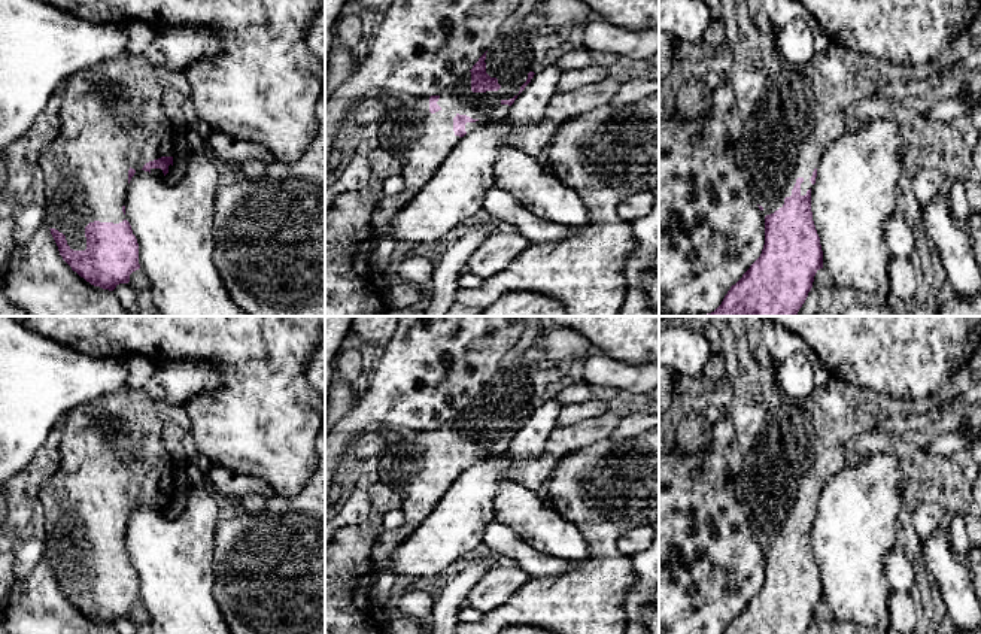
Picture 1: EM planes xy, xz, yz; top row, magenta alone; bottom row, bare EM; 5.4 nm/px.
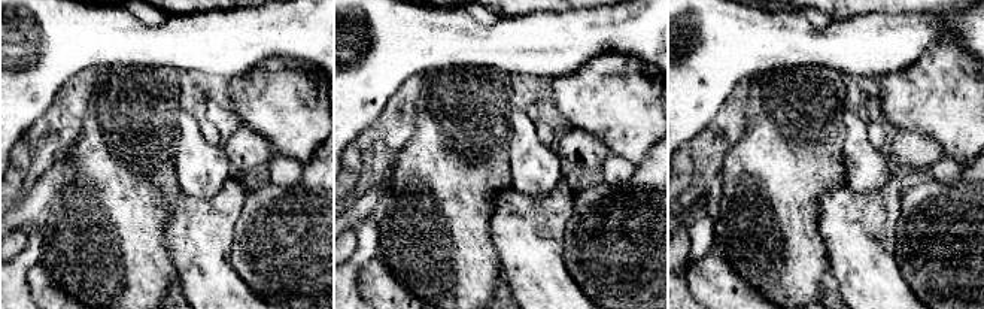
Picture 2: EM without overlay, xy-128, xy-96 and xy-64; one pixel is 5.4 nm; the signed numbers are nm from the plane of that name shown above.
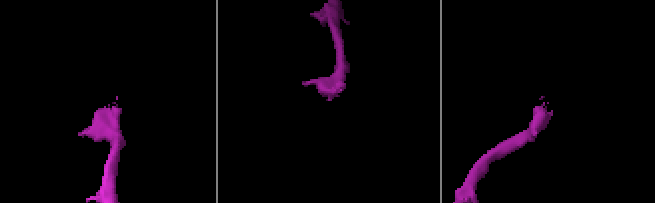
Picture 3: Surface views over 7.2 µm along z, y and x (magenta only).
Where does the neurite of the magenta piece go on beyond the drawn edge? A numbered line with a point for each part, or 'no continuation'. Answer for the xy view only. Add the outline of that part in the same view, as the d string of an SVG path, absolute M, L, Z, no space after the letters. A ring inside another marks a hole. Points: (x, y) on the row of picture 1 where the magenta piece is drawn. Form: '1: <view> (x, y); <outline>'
1: xy (114, 115); M127 52L72 75L63 82L61 90L60 134L39 155L46 197L43 225L63 233L70 249L85 251L85 227L89 222L119 224L125 219L122 207L128 189L128 170L142 170L146 163L161 157L171 157L174 161L176 131L167 115L170 88L142 52Z

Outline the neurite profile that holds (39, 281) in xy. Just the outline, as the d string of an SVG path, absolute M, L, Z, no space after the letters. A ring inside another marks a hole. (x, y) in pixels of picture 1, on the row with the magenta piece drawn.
M45 225L27 243L16 245L0 285L30 316L130 316L113 291L94 286L72 270Z

